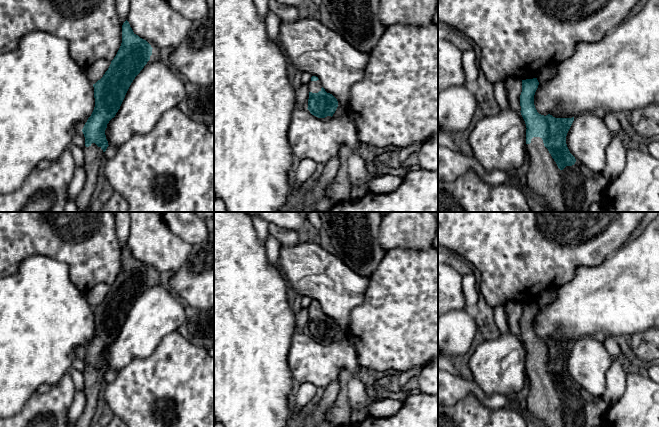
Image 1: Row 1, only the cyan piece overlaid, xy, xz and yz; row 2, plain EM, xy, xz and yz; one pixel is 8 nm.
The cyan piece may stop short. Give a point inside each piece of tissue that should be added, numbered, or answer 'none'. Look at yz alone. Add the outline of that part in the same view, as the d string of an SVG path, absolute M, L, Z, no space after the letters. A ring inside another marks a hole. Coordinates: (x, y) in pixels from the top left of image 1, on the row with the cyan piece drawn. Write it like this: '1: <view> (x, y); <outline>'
1: yz (568, 190); M533 137L526 148L530 155L528 189L549 204L551 212L587 212L592 203L602 203L610 184L602 174L590 179L582 174L577 165L566 166L560 170L540 137Z

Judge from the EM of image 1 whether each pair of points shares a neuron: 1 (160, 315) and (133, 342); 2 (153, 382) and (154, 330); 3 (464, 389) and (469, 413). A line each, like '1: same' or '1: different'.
1: same
2: different
3: different

